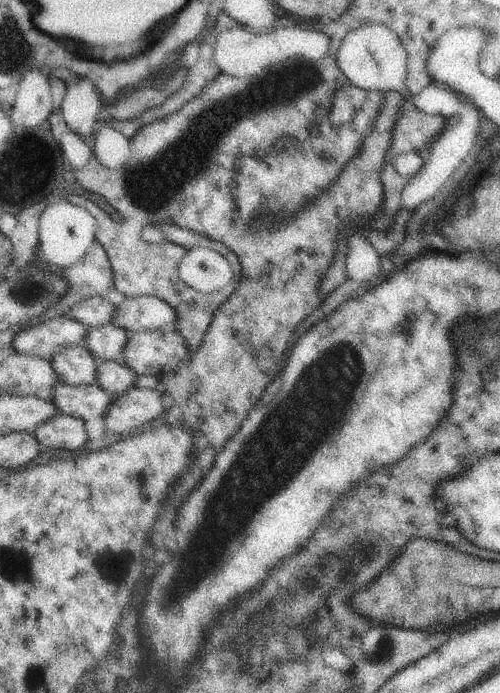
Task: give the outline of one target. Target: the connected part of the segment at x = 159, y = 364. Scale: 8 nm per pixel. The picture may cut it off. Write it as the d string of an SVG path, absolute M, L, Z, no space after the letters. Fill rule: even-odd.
M152 330L130 332L122 350L124 366L144 376L154 375L162 381L172 381L174 370L186 358L188 346L175 331Z

